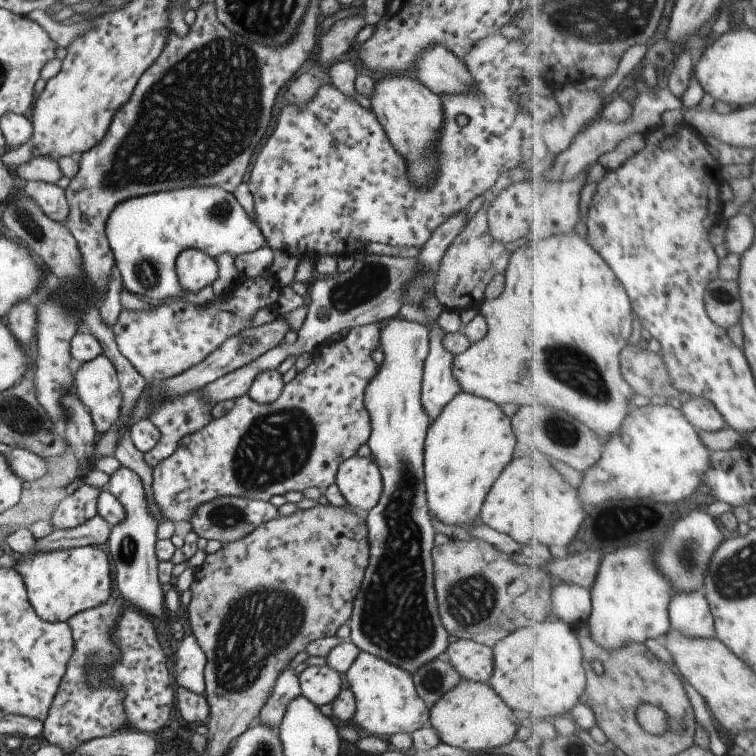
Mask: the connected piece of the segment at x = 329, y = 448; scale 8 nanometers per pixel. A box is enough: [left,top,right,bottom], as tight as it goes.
[152,322,384,522]

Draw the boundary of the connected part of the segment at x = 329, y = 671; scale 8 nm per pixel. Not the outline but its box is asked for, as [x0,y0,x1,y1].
[299,665,342,706]

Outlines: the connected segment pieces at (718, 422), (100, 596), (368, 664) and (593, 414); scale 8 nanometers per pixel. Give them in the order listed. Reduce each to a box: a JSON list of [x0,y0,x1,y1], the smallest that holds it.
[[682,397,727,432],[3,528,112,622],[346,652,429,739],[452,234,636,440]]

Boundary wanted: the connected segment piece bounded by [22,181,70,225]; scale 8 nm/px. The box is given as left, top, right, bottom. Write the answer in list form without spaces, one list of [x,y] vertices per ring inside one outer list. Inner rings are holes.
[[[25,181],[22,183],[22,192],[33,198],[48,218],[64,225],[70,214],[64,189],[44,181]]]

